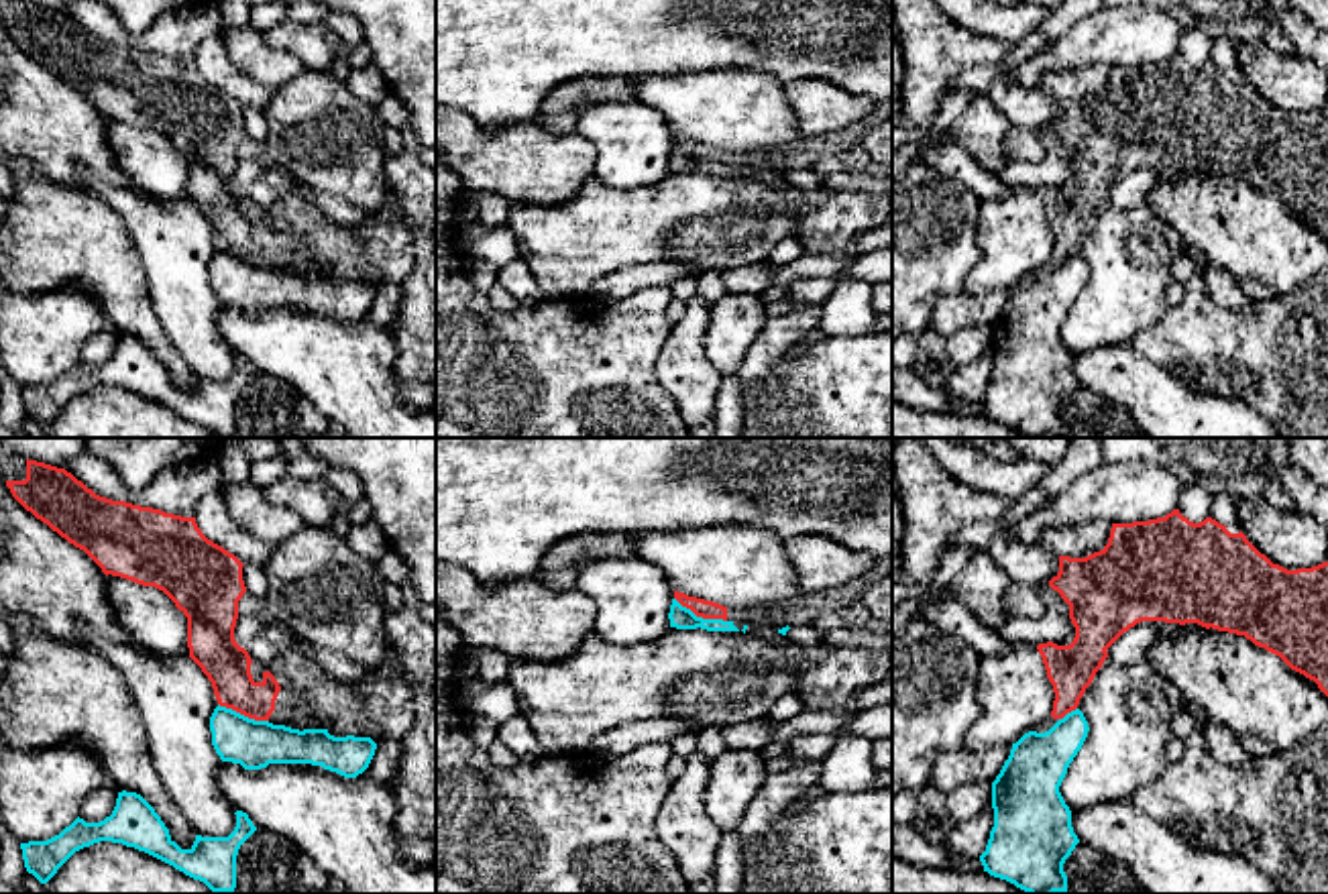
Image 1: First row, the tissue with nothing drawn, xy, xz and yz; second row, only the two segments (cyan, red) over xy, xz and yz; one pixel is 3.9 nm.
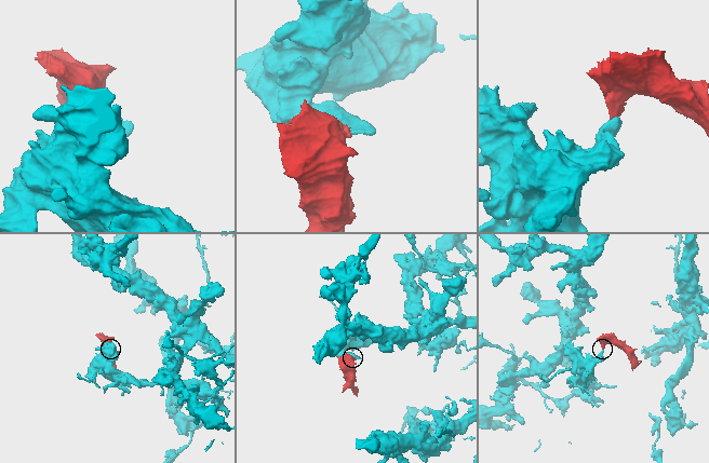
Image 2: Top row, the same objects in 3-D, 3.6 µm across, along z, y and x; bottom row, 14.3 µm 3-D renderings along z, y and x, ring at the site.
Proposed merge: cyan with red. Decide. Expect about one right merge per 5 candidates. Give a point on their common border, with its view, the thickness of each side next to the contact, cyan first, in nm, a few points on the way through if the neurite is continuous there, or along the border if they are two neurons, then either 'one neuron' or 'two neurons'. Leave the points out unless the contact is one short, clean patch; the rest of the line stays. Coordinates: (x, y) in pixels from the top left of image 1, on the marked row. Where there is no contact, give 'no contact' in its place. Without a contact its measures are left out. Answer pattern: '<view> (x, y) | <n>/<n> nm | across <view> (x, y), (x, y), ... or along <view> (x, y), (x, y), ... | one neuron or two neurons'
xz (701, 618) | 90/80 nm | along xz (675, 597), (697, 616), (722, 618), (726, 622) | two neurons

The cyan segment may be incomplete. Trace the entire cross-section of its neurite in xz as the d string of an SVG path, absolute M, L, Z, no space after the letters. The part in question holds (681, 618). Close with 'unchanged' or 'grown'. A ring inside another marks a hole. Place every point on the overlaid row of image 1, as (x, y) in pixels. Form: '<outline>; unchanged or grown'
M672 599L668 619L670 619L670 627L676 627L676 629L701 627L707 631L739 631L733 625L733 621L697 617L690 609L682 607L676 599Z; unchanged

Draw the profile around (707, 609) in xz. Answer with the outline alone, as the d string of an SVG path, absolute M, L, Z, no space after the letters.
M674 591L674 599L703 619L727 621L727 607Z

